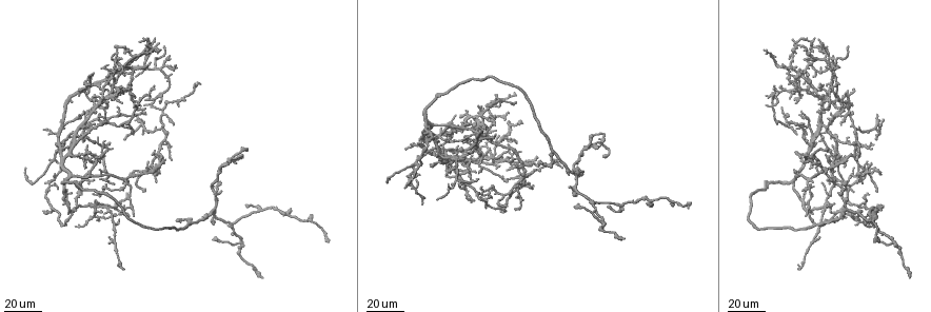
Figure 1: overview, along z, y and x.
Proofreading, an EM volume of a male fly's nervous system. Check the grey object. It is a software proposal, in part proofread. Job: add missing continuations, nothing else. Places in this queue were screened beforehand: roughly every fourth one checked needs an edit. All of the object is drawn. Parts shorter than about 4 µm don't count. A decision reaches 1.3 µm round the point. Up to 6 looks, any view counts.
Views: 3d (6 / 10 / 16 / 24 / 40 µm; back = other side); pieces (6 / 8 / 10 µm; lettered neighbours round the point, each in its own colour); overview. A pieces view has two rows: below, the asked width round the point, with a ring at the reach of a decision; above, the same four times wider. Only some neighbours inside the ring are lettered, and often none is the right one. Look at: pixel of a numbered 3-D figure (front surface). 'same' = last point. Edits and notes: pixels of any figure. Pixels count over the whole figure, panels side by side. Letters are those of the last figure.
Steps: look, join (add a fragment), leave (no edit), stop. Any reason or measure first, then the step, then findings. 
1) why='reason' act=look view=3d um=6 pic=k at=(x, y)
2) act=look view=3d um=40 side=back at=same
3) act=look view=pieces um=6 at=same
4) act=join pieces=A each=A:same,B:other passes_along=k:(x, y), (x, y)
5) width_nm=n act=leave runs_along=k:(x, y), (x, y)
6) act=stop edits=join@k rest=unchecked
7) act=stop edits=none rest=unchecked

why='branch stops here' act=look view=3d um=40 pic=1 at=(111, 71)

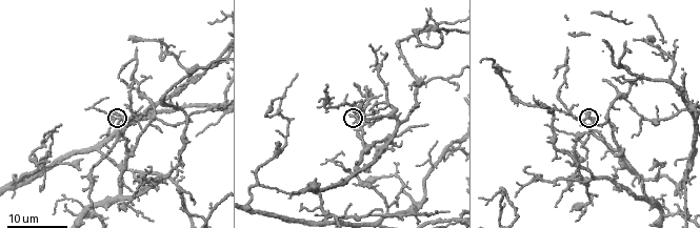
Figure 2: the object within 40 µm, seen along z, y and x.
why='what lies round it' act=look view=pieces um=6 pic=2 at=(349, 116)

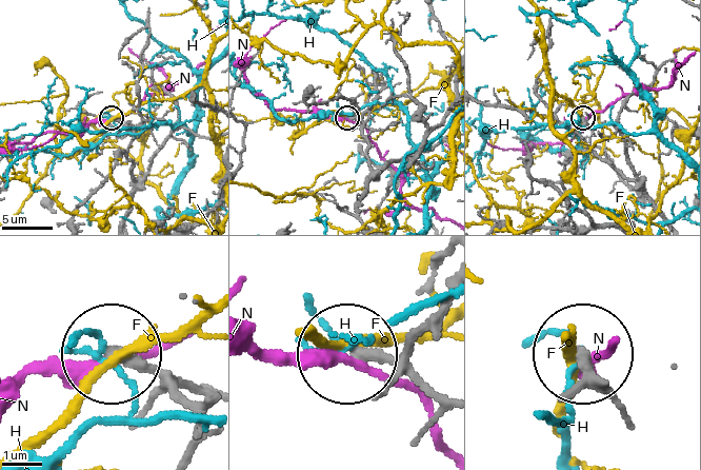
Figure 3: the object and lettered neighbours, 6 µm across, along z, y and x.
act=leave each=F:other,H:other,N:other runs_along=3:(355, 211), (369, 171), (362, 131), (367, 113), (348, 118) found='no lettered fragment goes on from it'

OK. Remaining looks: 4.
why='an open end' act=look view=3d um=24 pic=2 at=(570, 34)

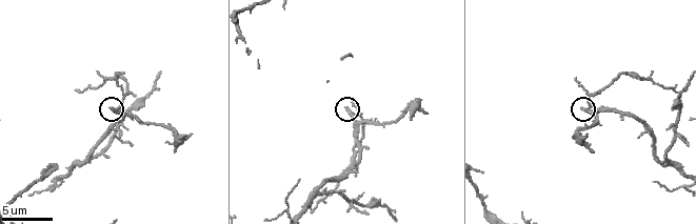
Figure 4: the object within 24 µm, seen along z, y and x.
why='what lies round it' act=look view=pieces um=10 pic=4 at=(582, 108)

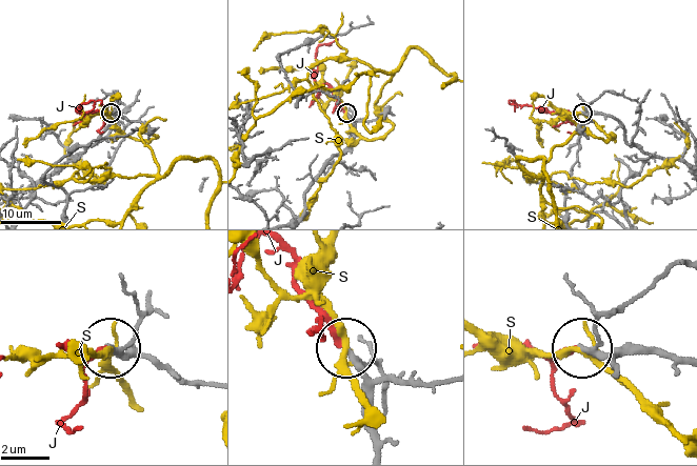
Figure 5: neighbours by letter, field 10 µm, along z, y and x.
width_nm=250 act=join pieces=J each=J:same,S:other passes_along=5:(597, 114), (543, 112), (512, 101) found='the cell continues'

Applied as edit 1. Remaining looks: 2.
act=stop edits=join@5 rest=unchecked

